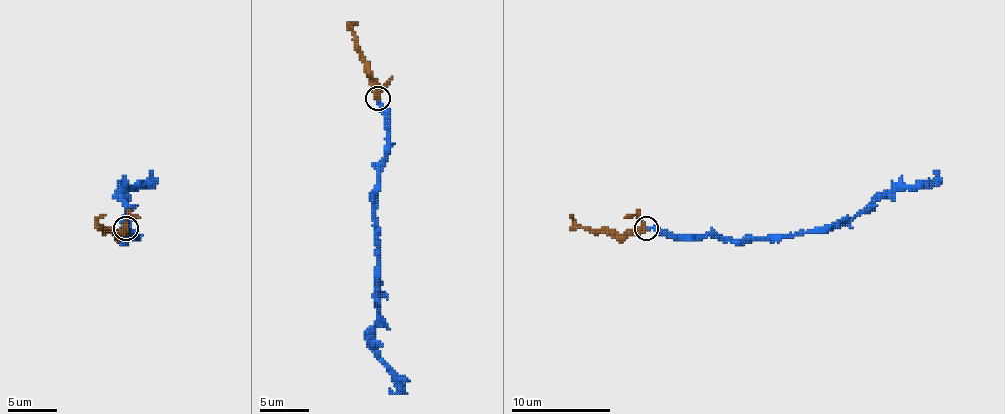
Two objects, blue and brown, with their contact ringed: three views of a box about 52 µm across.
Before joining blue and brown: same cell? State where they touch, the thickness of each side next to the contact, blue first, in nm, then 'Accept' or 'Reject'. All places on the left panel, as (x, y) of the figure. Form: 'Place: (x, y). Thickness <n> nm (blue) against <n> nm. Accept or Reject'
Place: (126, 228). Thickness 280 nm (blue) against 400 nm. Accept

